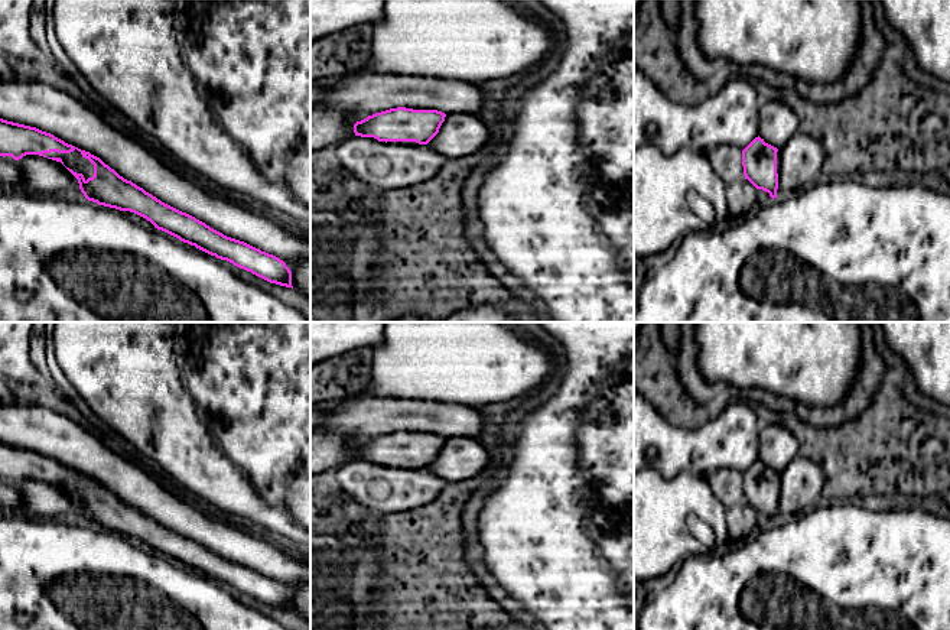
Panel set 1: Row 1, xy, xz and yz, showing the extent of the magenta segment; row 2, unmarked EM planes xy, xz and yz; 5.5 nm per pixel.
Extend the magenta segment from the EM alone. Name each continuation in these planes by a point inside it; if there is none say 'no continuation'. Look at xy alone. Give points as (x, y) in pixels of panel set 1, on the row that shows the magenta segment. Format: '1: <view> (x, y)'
1: xy (74, 161)

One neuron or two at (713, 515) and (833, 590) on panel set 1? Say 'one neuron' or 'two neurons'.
two neurons

